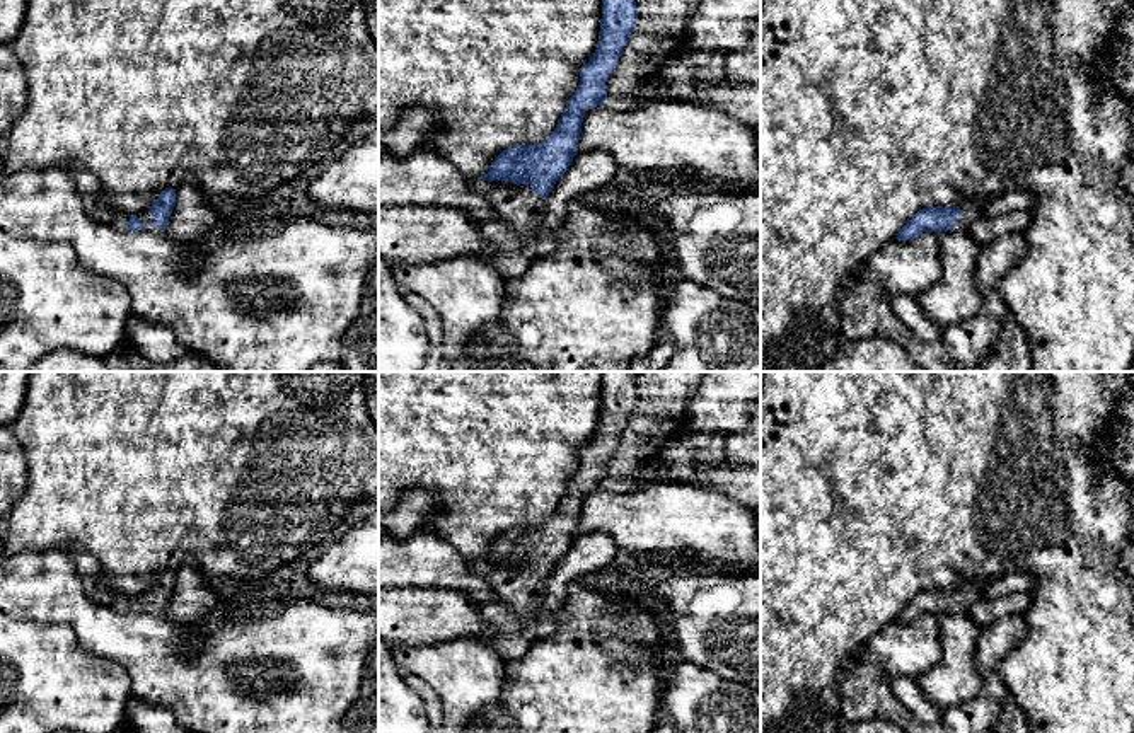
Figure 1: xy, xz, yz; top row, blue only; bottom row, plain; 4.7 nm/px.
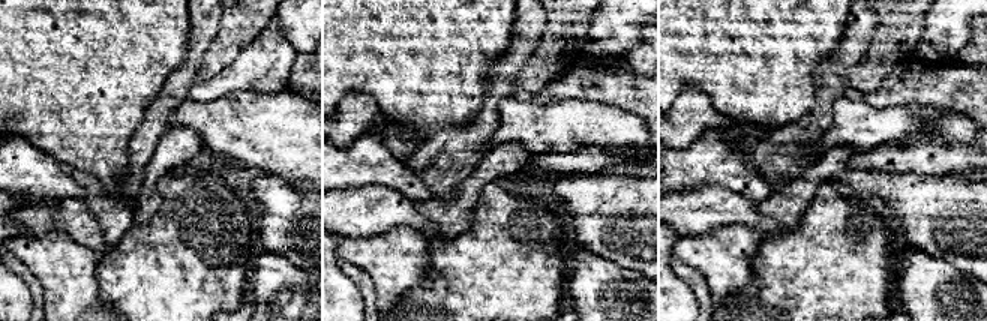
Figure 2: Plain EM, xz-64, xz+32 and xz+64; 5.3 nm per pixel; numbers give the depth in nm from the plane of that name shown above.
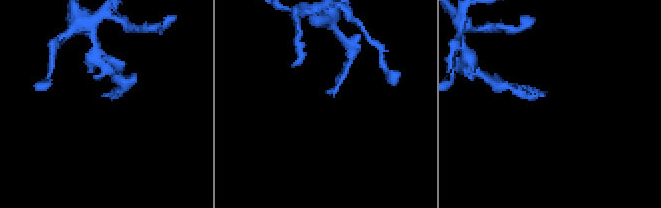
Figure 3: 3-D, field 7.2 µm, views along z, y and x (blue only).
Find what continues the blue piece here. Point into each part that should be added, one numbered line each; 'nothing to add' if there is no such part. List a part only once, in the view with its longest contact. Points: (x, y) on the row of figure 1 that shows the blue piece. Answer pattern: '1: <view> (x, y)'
1: xz (519, 207)

